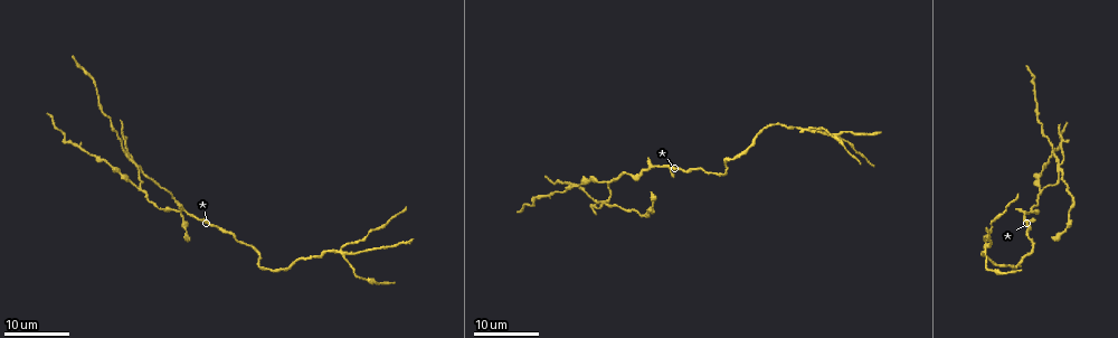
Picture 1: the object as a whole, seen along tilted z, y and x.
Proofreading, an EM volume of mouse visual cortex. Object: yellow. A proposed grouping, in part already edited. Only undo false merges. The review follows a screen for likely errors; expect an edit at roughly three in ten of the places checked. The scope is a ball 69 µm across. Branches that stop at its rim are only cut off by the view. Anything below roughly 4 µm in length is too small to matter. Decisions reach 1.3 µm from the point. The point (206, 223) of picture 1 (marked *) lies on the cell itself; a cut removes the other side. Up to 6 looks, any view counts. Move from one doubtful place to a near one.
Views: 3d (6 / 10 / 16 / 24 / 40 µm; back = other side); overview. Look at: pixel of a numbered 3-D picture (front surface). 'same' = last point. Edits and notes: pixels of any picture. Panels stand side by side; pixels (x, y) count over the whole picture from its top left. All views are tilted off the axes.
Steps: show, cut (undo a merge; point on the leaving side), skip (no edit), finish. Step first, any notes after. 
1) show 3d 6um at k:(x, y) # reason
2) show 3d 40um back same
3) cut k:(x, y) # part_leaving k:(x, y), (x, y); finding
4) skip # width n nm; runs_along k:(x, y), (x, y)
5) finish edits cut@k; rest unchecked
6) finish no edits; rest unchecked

show 3d 24um at 1:(1041, 191) # side arm on a straight run

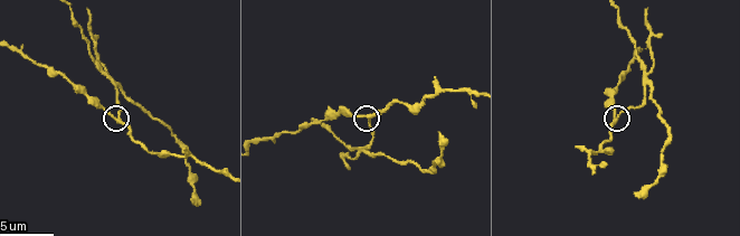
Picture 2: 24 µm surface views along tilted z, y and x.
show 3d 10um at 2:(118, 118) # closer look

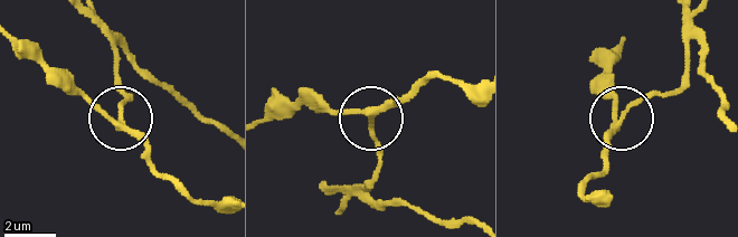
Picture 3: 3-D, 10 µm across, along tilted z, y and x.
skip # arms 3; continuous, no second cell

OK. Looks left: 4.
show 3d 16um at 2:(275, 134) # three-way junction

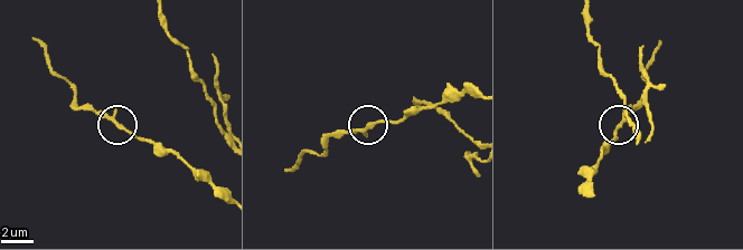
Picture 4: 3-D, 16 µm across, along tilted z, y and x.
skip # runs_along 4:(473, 96), (445, 97), (395, 119), (341, 133); one cell here

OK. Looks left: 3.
show 3d 24um at 1:(340, 250) # four-way junction

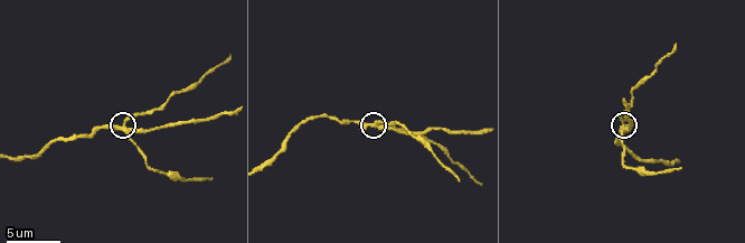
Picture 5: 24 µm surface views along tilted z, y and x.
show 3d 10um at 5:(373, 122) # closer look

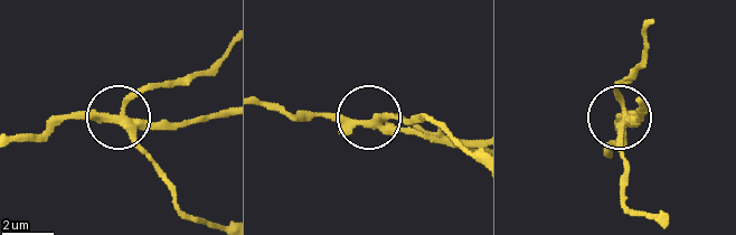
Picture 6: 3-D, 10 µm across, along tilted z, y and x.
cut 6:(149, 90) # arms 4; two cells meet here

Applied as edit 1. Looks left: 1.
finish edits cut@6; rest unchecked

